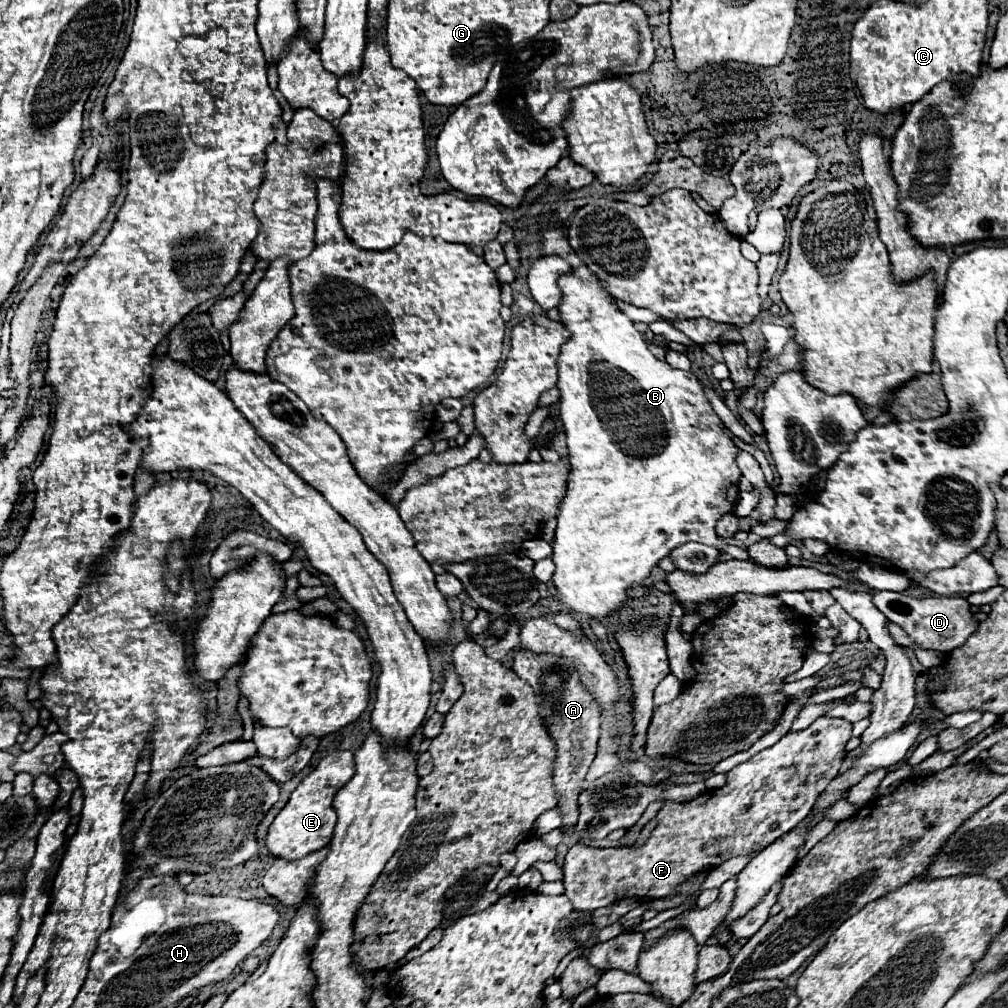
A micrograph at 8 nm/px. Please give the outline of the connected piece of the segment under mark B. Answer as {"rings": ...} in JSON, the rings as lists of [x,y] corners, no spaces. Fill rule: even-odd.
{"rings":[[[542,214],[540,216],[540,232],[542,232],[542,254],[558,254],[562,258],[566,258],[574,272],[568,276],[562,276],[560,288],[564,292],[562,302],[558,306],[560,316],[564,326],[572,332],[570,340],[566,342],[566,346],[562,346],[562,354],[558,358],[558,388],[560,388],[560,420],[568,438],[568,460],[570,460],[570,476],[568,476],[568,484],[566,484],[566,496],[560,504],[560,512],[558,512],[558,528],[556,528],[556,540],[554,540],[554,564],[556,564],[556,572],[554,572],[554,584],[558,590],[558,600],[562,604],[566,604],[566,608],[570,612],[582,612],[588,614],[592,618],[608,618],[612,612],[616,612],[626,600],[626,588],[630,584],[636,584],[644,578],[650,576],[652,568],[658,564],[658,560],[662,560],[664,556],[670,554],[670,550],[674,550],[674,546],[682,546],[686,542],[700,542],[700,544],[712,544],[724,552],[728,552],[732,558],[736,560],[746,560],[748,554],[746,550],[737,546],[724,546],[724,540],[716,536],[716,522],[728,514],[734,512],[738,498],[740,498],[740,490],[738,490],[738,480],[742,476],[738,464],[736,464],[736,456],[738,456],[738,446],[734,444],[732,436],[726,432],[726,426],[722,424],[722,420],[718,418],[718,414],[712,410],[706,394],[704,394],[704,386],[702,382],[692,374],[692,372],[682,372],[672,368],[668,362],[658,360],[646,346],[642,334],[634,328],[632,320],[626,318],[626,314],[622,314],[614,302],[612,296],[606,294],[606,290],[602,290],[602,284],[594,278],[594,274],[590,274],[586,270],[586,266],[582,266],[580,258],[574,254],[574,250],[570,248],[570,244],[566,242],[566,234],[562,230],[562,224],[550,224],[552,214]]]}

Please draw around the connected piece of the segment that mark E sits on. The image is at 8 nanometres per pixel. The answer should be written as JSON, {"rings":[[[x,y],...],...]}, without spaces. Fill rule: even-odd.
{"rings":[[[334,752],[320,760],[320,764],[300,782],[292,792],[288,804],[280,810],[266,834],[266,848],[284,860],[298,860],[310,852],[316,852],[332,840],[336,826],[336,812],[332,800],[336,792],[354,776],[354,754],[352,752]]]}

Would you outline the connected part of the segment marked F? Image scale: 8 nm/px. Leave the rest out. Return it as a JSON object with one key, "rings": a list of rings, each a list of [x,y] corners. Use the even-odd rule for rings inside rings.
{"rings":[[[820,716],[806,730],[790,732],[772,748],[766,748],[752,756],[748,762],[738,764],[730,770],[728,782],[724,788],[714,792],[704,792],[698,798],[676,804],[668,802],[660,812],[660,824],[652,830],[652,836],[642,848],[590,848],[576,844],[570,848],[564,860],[564,894],[572,902],[576,910],[596,910],[602,906],[610,906],[624,898],[666,898],[676,892],[676,888],[700,872],[708,872],[732,856],[748,856],[752,852],[760,852],[770,842],[790,832],[798,822],[802,822],[812,806],[816,796],[828,786],[832,778],[836,778],[842,760],[846,758],[846,744],[852,738],[850,722],[844,718]]]}

